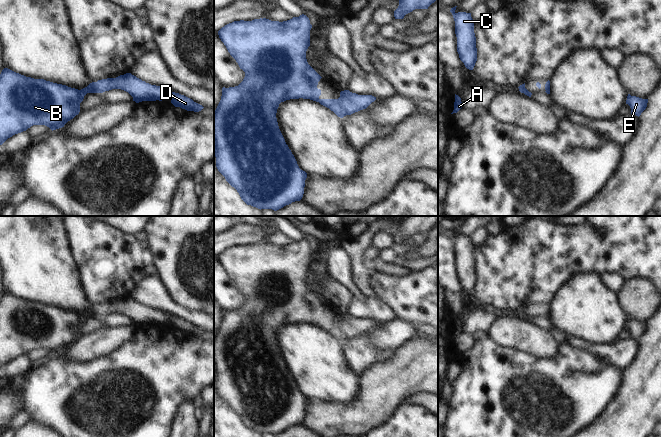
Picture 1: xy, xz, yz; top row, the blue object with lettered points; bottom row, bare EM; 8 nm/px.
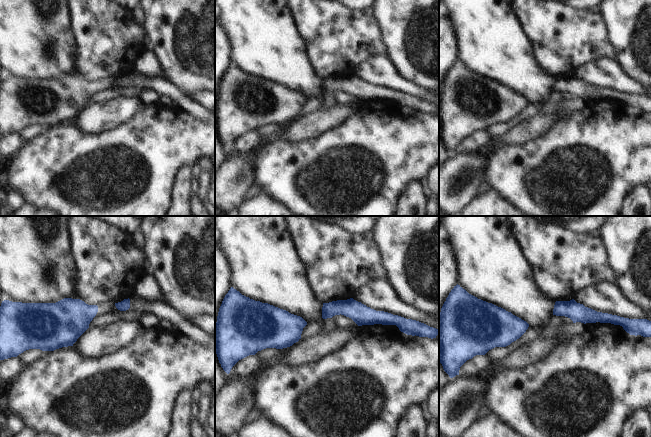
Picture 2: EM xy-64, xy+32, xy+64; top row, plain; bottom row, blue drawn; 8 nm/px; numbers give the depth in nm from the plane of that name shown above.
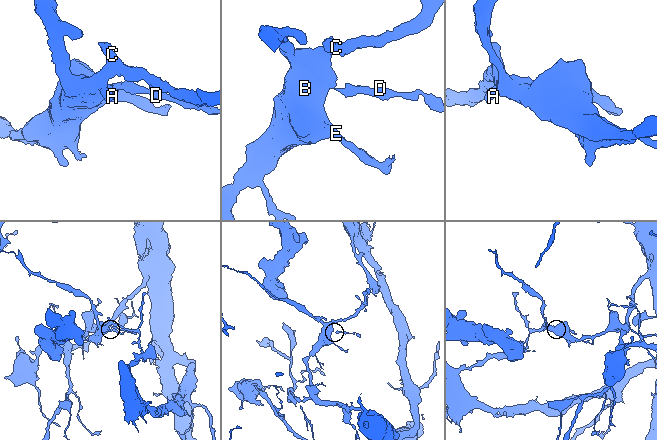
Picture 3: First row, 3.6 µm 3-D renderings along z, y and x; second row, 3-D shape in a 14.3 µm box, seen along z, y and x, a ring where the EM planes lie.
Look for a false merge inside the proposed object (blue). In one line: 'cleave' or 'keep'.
keep

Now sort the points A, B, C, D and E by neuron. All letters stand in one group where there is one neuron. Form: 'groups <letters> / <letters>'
groups A B C D E

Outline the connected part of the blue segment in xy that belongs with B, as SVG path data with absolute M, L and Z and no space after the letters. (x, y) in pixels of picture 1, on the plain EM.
M4 292L0 298L0 369L8 362L26 355L33 349L45 349L52 355L62 352L68 345L79 338L80 327L87 317L103 317L112 313L121 313L128 316L136 327L169 323L175 331L180 331L187 335L199 336L204 332L184 319L146 307L131 297L126 297L116 302L98 304L78 314L44 303L26 301Z

